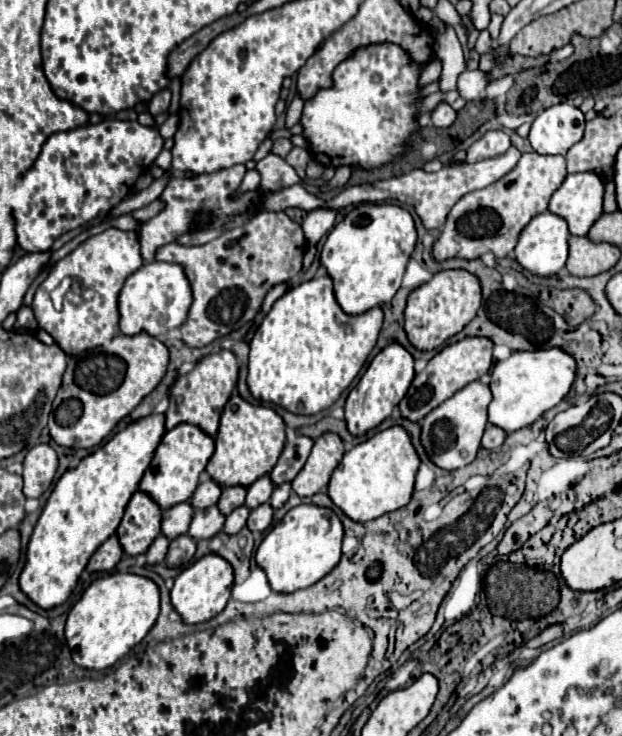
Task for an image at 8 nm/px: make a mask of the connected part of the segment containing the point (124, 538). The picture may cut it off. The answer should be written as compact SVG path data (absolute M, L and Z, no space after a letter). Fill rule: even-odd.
M136 491L126 507L116 535L128 555L140 555L146 553L150 543L160 535L160 525L162 509L158 503L148 493Z

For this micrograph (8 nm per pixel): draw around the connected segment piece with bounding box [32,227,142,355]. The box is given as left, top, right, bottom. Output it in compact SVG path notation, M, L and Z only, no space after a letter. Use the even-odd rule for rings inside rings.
M108 227L100 235L88 237L88 241L84 241L64 259L60 259L36 289L32 311L38 327L48 331L66 355L78 355L82 351L102 345L118 331L118 293L126 277L132 275L138 267L142 267L142 257L136 233ZM72 275L80 277L82 283L80 287L78 283L72 285L72 289L64 297L62 311L56 311L56 307L52 307L50 293L60 285L64 277Z

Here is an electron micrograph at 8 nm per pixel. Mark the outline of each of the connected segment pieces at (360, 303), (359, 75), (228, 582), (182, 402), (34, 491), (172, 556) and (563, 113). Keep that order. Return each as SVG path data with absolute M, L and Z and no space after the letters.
M364 203L354 207L326 237L320 261L334 281L334 295L348 315L360 315L388 303L406 271L416 245L412 215L390 203Z
M388 41L354 49L354 53L334 69L330 89L318 89L318 93L314 93L314 97L310 97L310 101L304 105L300 125L304 129L302 137L308 141L312 159L332 169L342 165L374 169L390 163L394 157L404 155L410 149L412 135L418 129L416 113L424 101L418 85L422 71L424 67L416 63L406 49Z
M210 553L192 563L176 577L170 597L174 609L182 615L182 621L192 625L192 623L204 623L214 615L218 615L226 607L232 587L234 587L234 569L230 569L228 561L222 561L222 557L214 557L214 553Z
M222 349L218 353L206 355L190 373L186 373L174 383L170 391L170 407L166 411L166 429L176 427L178 423L192 423L214 437L218 433L222 409L230 399L236 381L238 381L238 363L232 351Z
M40 443L32 447L24 457L24 495L40 497L52 485L56 469L58 455L50 445Z
M180 535L174 541L170 541L166 565L168 567L180 567L194 557L194 551L196 551L196 541L190 535Z
M568 103L544 109L532 123L530 145L542 155L566 155L584 135L584 113Z

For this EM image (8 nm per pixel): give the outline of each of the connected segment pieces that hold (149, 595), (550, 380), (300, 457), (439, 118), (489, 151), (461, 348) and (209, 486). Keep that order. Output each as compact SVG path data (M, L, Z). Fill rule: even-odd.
M106 573L90 583L82 599L70 609L66 621L66 643L76 665L86 669L108 669L138 645L160 613L160 589L142 575Z
M532 349L514 351L508 359L496 361L492 369L492 403L488 407L488 421L506 433L532 425L544 411L556 407L572 389L576 379L576 361L564 349Z
M298 435L294 441L286 443L276 467L270 473L270 479L276 485L292 481L298 475L298 471L304 467L306 459L308 459L308 455L312 451L312 445L314 445L314 441L310 437L306 437L306 435Z
M440 103L432 113L432 123L436 127L450 127L456 121L456 111L448 103Z
M490 131L480 141L470 145L470 149L466 151L466 161L464 163L474 163L474 161L490 159L490 157L500 157L502 153L506 153L510 149L510 145L512 145L510 135L506 135L504 131Z
M466 337L436 353L428 361L426 369L414 377L408 395L400 401L402 417L410 421L422 421L434 407L438 407L442 401L452 397L458 389L480 379L492 367L492 347L494 343L488 337Z
M208 477L208 479L202 481L202 483L198 485L198 489L194 491L194 495L192 495L192 505L194 505L196 509L206 509L206 507L218 503L220 493L222 493L222 487L220 487L214 479Z

